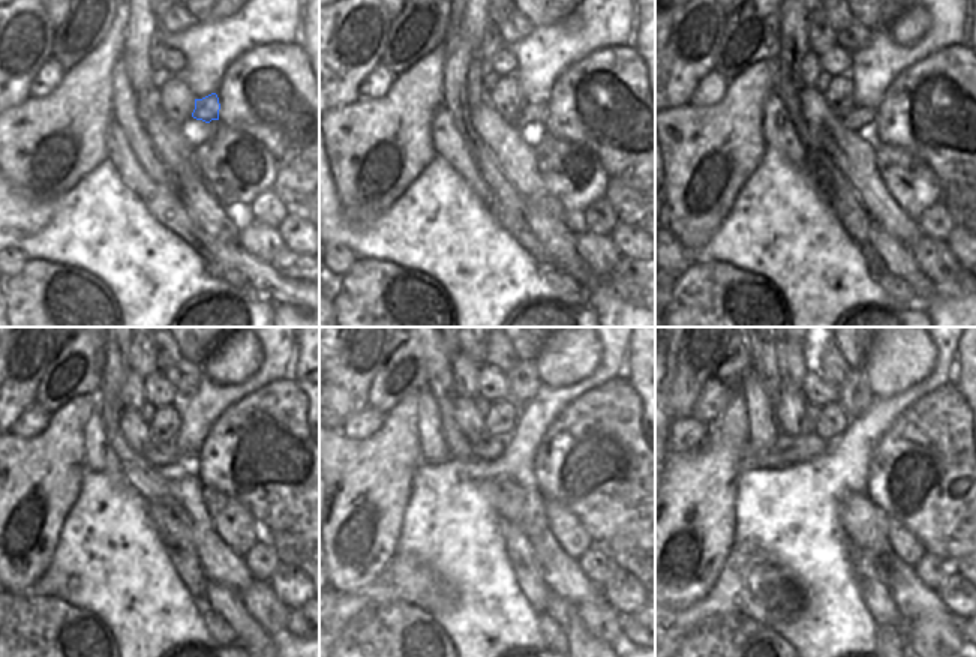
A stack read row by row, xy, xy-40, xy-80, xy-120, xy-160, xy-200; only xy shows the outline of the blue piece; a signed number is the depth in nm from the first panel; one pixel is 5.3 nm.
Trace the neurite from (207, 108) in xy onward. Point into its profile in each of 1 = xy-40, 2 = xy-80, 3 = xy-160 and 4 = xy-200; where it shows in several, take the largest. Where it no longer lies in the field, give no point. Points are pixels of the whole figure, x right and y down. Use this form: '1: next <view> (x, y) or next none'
1: next xy-40 (529, 113)
2: next xy-80 (858, 117)
3: next xy-160 (486, 447)
4: next xy-200 (789, 449)

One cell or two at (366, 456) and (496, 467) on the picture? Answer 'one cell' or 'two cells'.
two cells

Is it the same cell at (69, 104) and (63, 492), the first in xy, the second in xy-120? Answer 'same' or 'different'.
same

